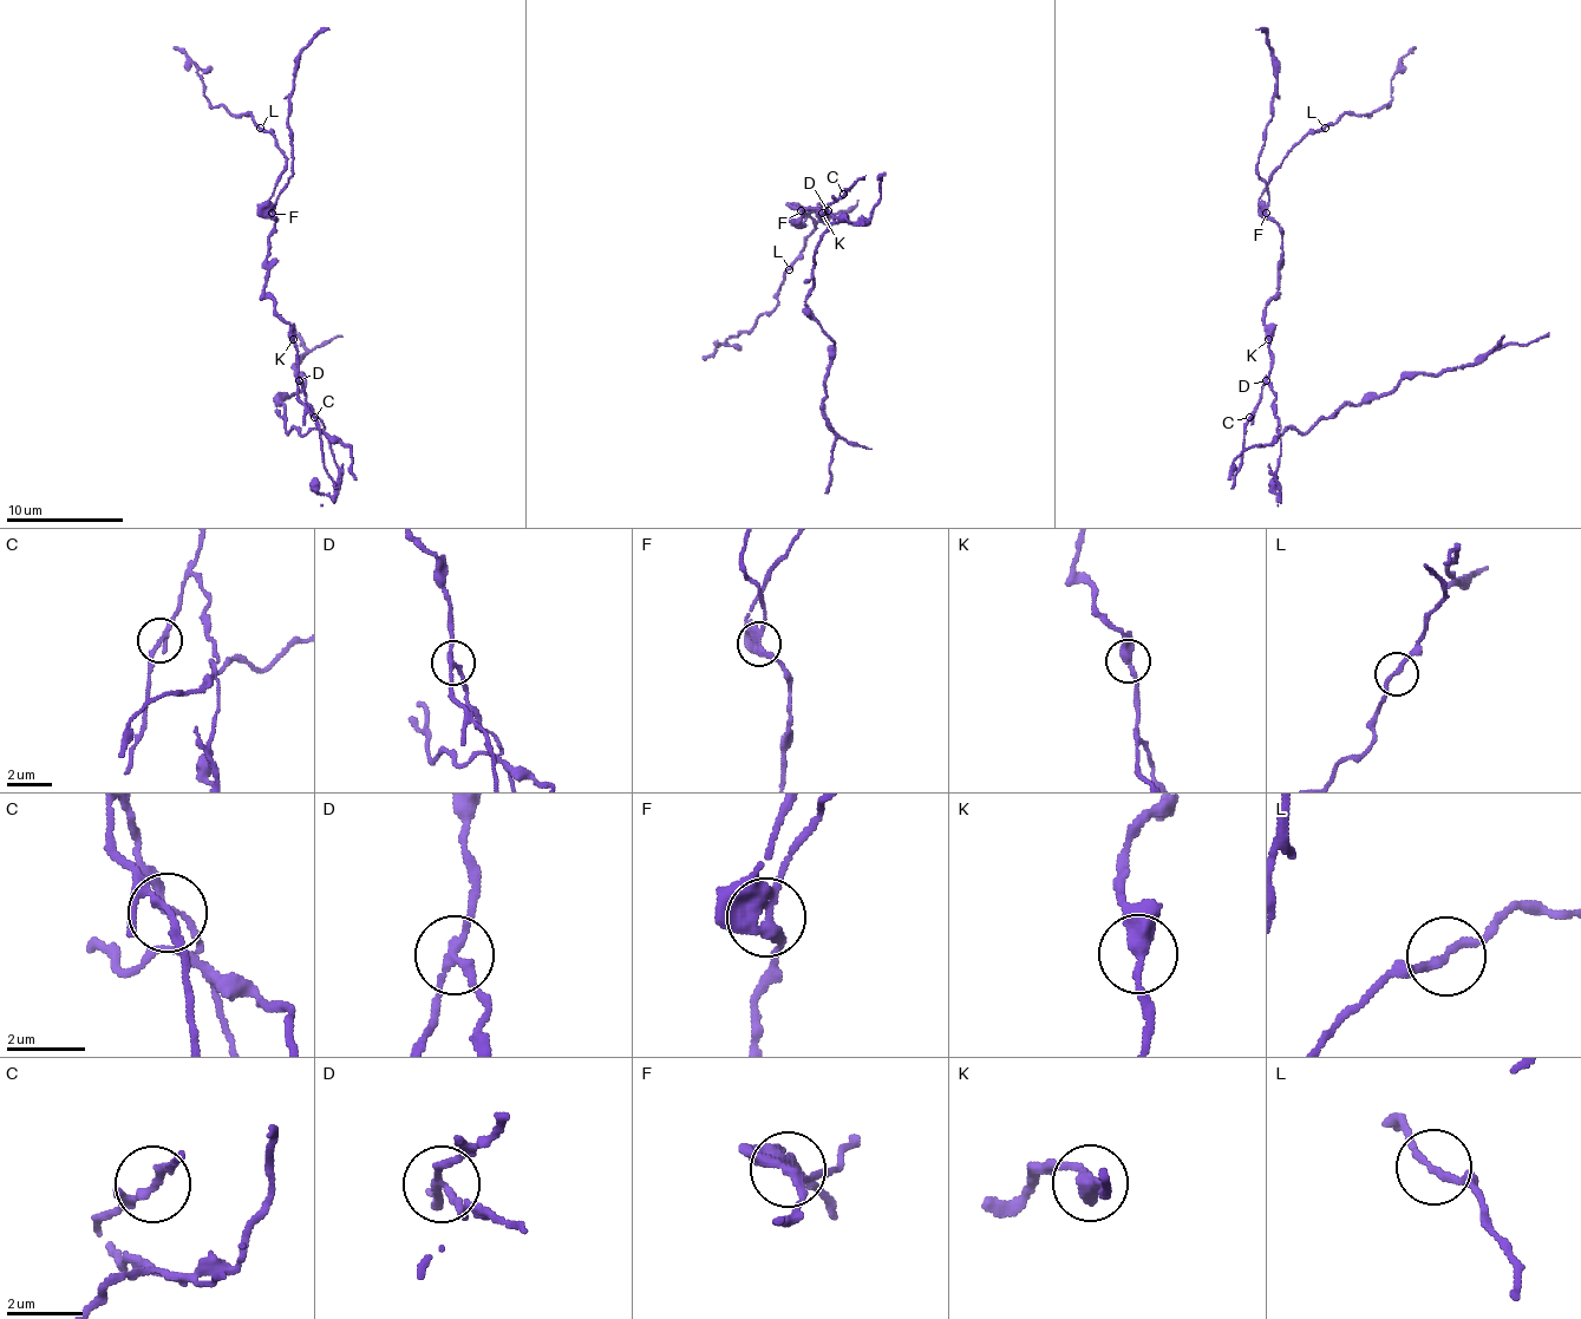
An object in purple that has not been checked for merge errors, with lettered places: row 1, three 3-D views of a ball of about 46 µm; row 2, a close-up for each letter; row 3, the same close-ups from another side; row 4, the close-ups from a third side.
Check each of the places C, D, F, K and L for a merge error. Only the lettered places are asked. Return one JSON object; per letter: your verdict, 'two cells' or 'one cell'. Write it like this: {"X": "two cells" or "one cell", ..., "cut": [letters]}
{"C": "one cell", "D": "two cells", "F": "two cells", "K": "one cell", "L": "one cell", "cut": ["D", "F"]}

